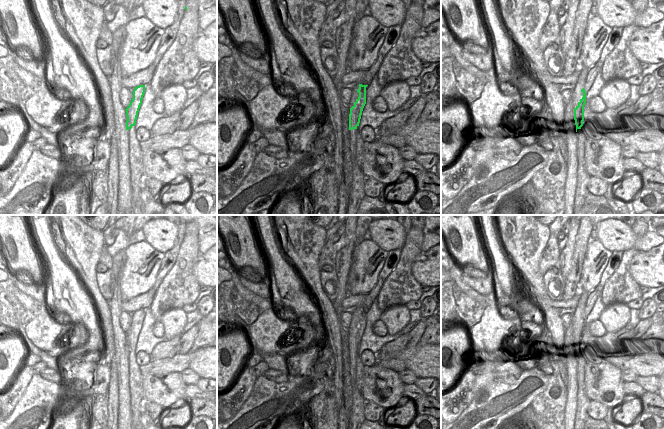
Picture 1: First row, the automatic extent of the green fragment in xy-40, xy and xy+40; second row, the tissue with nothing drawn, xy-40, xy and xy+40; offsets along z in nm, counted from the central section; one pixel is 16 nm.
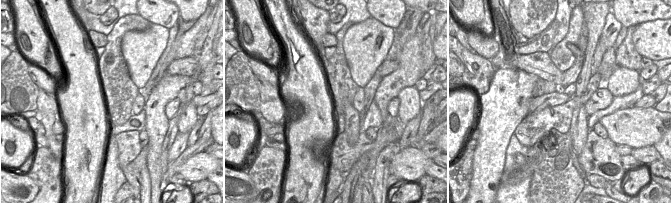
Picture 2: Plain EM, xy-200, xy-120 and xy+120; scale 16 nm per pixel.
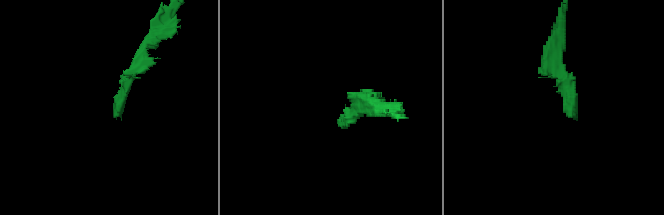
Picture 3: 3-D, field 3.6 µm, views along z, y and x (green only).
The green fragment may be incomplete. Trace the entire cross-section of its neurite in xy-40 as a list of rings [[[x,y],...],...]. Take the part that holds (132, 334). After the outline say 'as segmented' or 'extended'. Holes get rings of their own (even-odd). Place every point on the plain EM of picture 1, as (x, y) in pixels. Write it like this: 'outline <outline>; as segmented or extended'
outline [[[139,309],[133,314],[133,322],[126,334],[126,354],[131,353],[136,348],[138,336],[142,328],[142,323],[145,317],[145,309]]]; as segmented

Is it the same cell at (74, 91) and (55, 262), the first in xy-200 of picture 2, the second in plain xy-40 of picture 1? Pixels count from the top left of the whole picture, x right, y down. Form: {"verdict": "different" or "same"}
{"verdict": "same"}

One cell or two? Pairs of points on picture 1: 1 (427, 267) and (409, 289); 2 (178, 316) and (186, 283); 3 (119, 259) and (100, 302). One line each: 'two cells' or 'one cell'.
1: two cells
2: two cells
3: two cells

